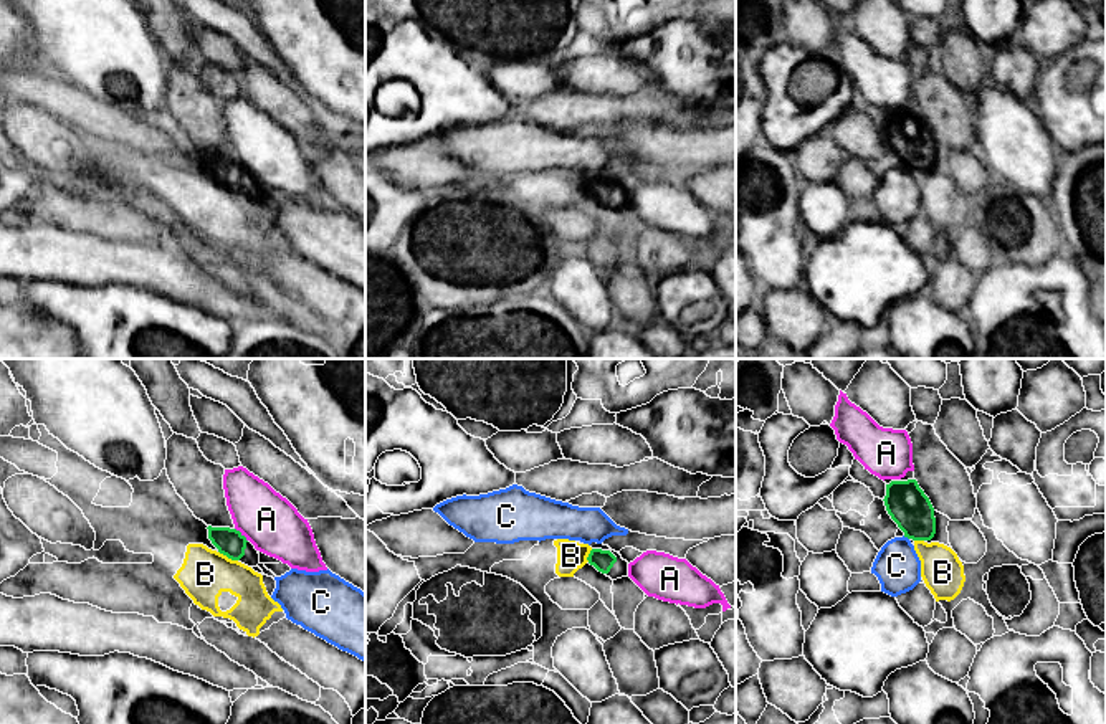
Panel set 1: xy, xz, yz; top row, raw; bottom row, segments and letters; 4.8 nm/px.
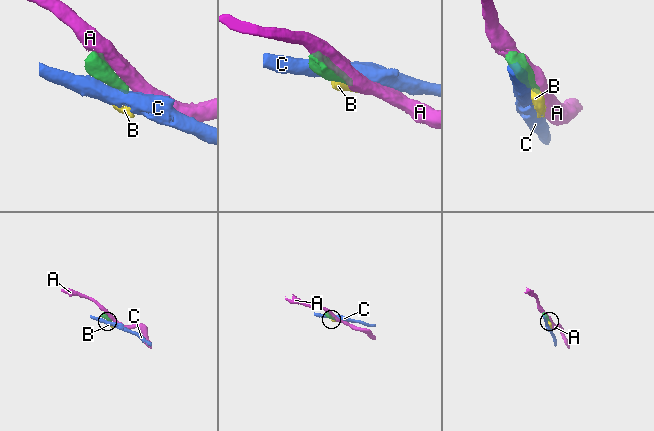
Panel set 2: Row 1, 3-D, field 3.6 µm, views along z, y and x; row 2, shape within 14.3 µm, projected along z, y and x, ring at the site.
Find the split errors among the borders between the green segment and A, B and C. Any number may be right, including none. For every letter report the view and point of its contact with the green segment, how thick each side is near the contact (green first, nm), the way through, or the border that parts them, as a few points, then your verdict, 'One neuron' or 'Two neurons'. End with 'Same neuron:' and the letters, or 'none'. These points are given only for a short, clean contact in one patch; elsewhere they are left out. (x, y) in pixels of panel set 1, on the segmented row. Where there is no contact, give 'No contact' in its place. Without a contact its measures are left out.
A: Touches green at xy (240, 534). Thickness 140 nm (green) against 280 nm. Two neurons
B: Touches green at xy (228, 557). Thickness 140 nm (green) against 240 nm. Boundary: xy (219, 551), (237, 561). Two neurons
C: Touches green at yz (906, 536). Thickness 200 nm (green) against 220 nm. Boundary: yz (903, 536), (908, 539). Two neurons
Same neuron: none

